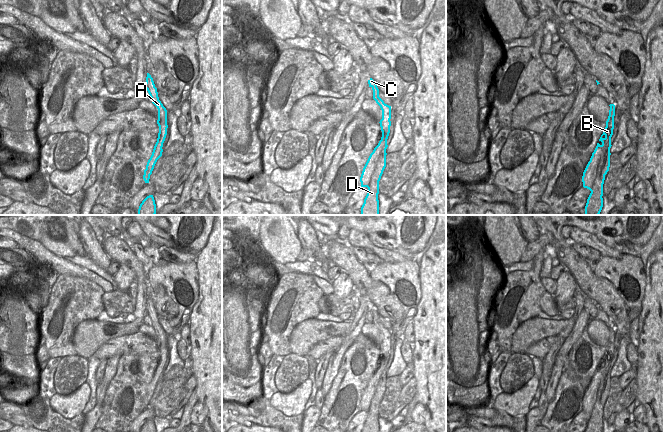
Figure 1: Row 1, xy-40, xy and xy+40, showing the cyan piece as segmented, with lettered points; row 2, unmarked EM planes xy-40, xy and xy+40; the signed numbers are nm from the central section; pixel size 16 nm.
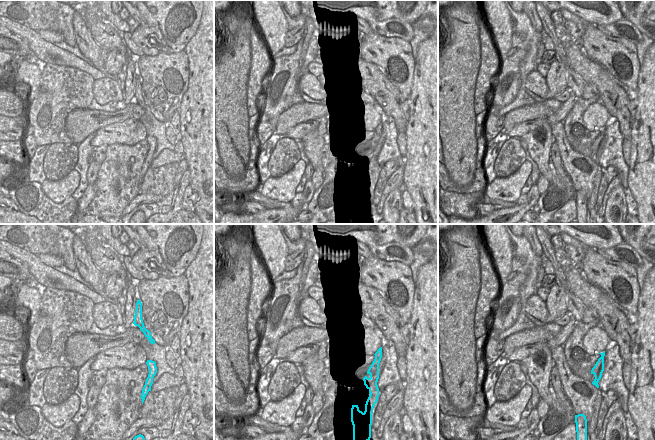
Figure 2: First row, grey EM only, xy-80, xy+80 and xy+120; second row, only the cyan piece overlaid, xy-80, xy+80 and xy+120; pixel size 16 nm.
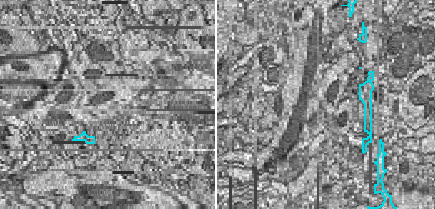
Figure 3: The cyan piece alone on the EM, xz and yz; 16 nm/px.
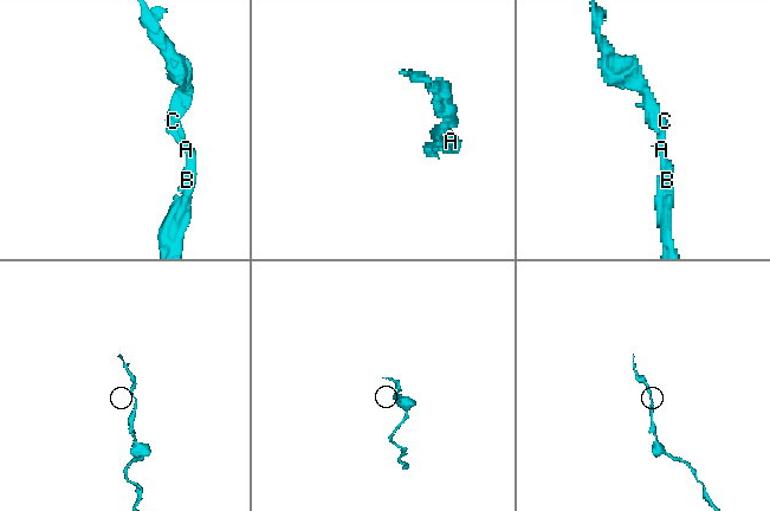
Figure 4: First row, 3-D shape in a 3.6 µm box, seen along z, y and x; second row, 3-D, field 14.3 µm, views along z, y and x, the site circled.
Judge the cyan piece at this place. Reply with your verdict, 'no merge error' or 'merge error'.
merge error

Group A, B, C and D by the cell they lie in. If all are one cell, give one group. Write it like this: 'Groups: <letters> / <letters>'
Groups: A B C / D.

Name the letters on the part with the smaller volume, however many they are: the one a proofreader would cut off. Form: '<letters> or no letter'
D

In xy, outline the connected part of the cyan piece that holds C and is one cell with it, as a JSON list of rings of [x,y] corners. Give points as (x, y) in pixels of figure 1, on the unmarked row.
[[[370,302],[368,304],[369,311],[373,314],[373,323],[380,330],[382,334],[382,343],[380,344],[380,351],[382,355],[382,361],[378,369],[374,372],[373,376],[370,378],[360,401],[361,411],[369,411],[372,399],[377,392],[379,387],[383,387],[386,391],[386,373],[387,363],[390,357],[391,350],[391,330],[384,327],[384,325],[379,321],[379,313],[376,306]]]

